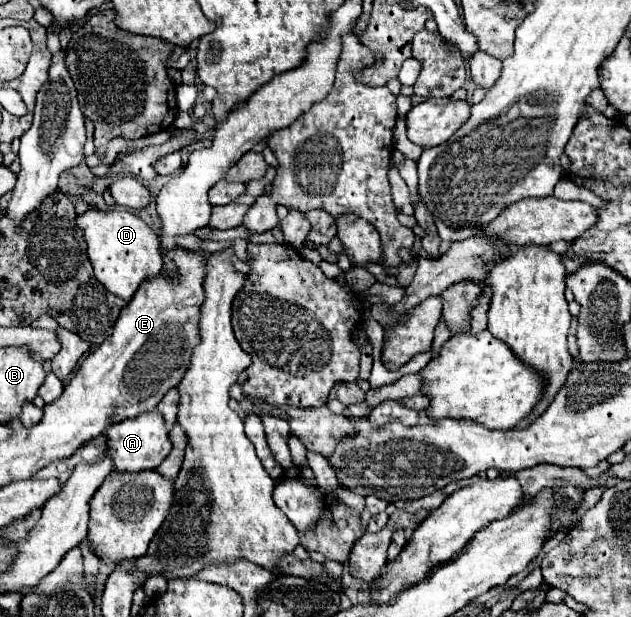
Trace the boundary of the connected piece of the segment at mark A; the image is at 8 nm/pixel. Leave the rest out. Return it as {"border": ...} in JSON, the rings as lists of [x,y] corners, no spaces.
{"border":[[[147,411],[137,415],[135,419],[125,419],[121,423],[113,423],[107,427],[107,445],[111,447],[111,457],[115,459],[117,471],[143,471],[155,469],[171,451],[171,439],[167,433],[165,419],[159,411]]]}

